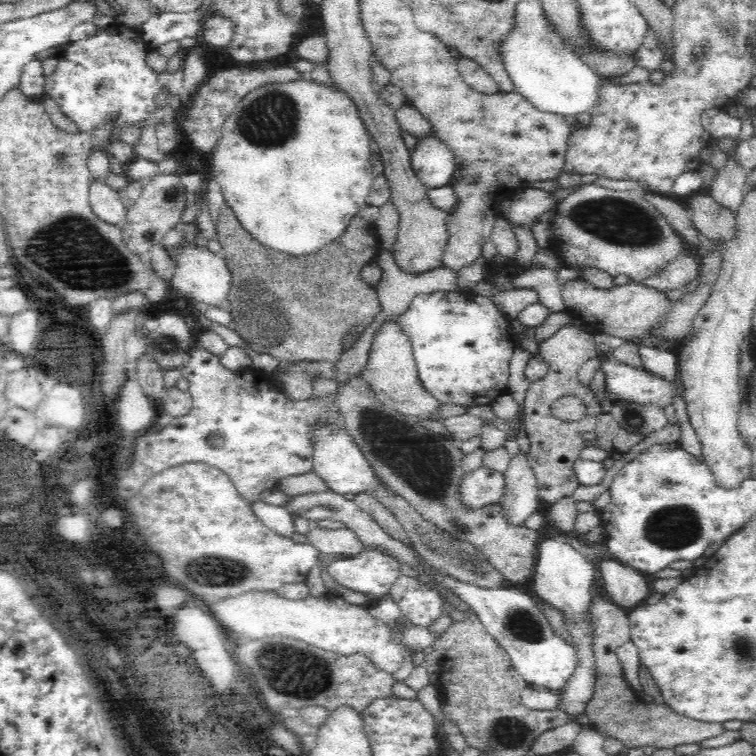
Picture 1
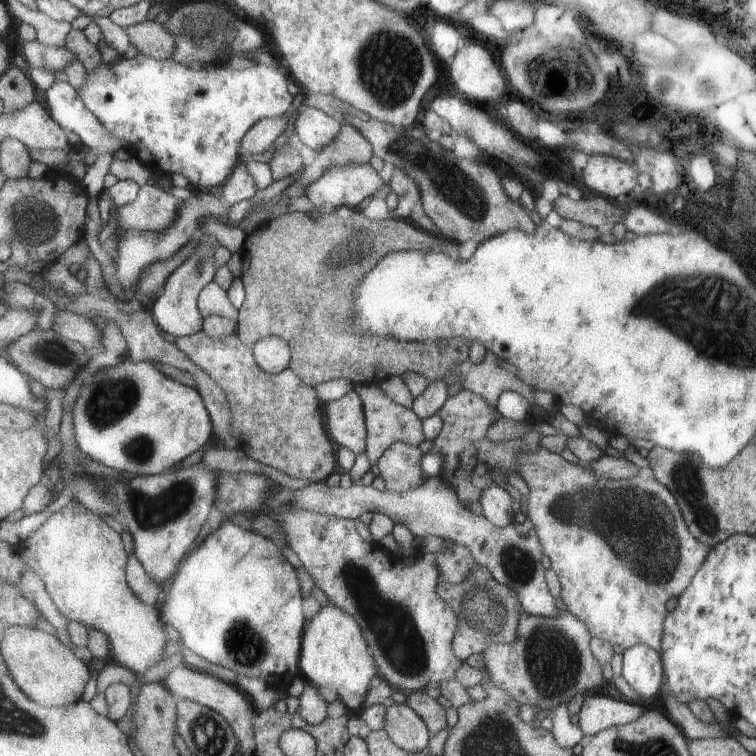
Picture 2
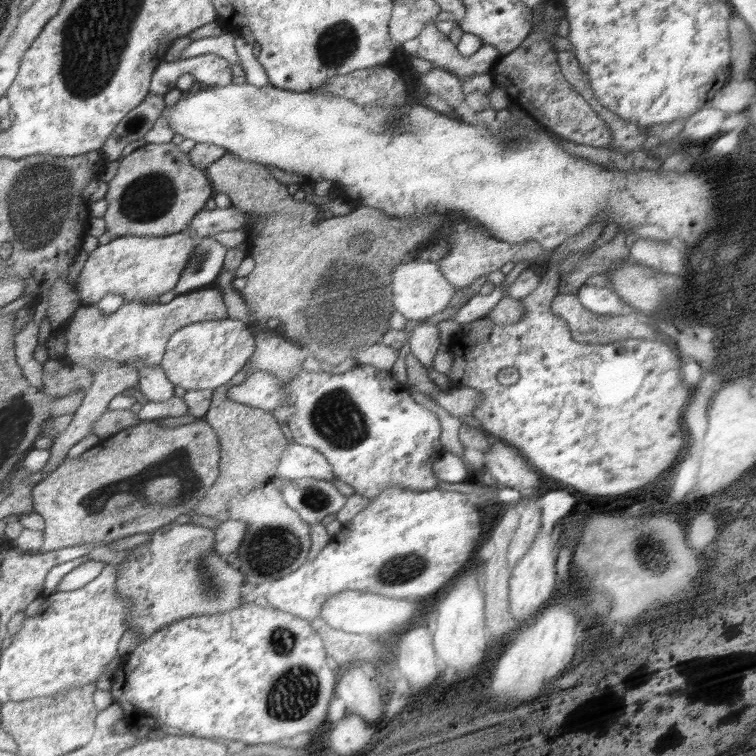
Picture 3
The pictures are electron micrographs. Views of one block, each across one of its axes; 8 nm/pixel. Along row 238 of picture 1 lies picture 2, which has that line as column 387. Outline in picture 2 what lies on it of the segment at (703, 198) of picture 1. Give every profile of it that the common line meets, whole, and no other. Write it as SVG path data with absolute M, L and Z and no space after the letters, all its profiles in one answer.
M407 702L387 706L385 718L385 730L399 748L407 750L409 754L417 754L431 746L433 734L429 726Z

